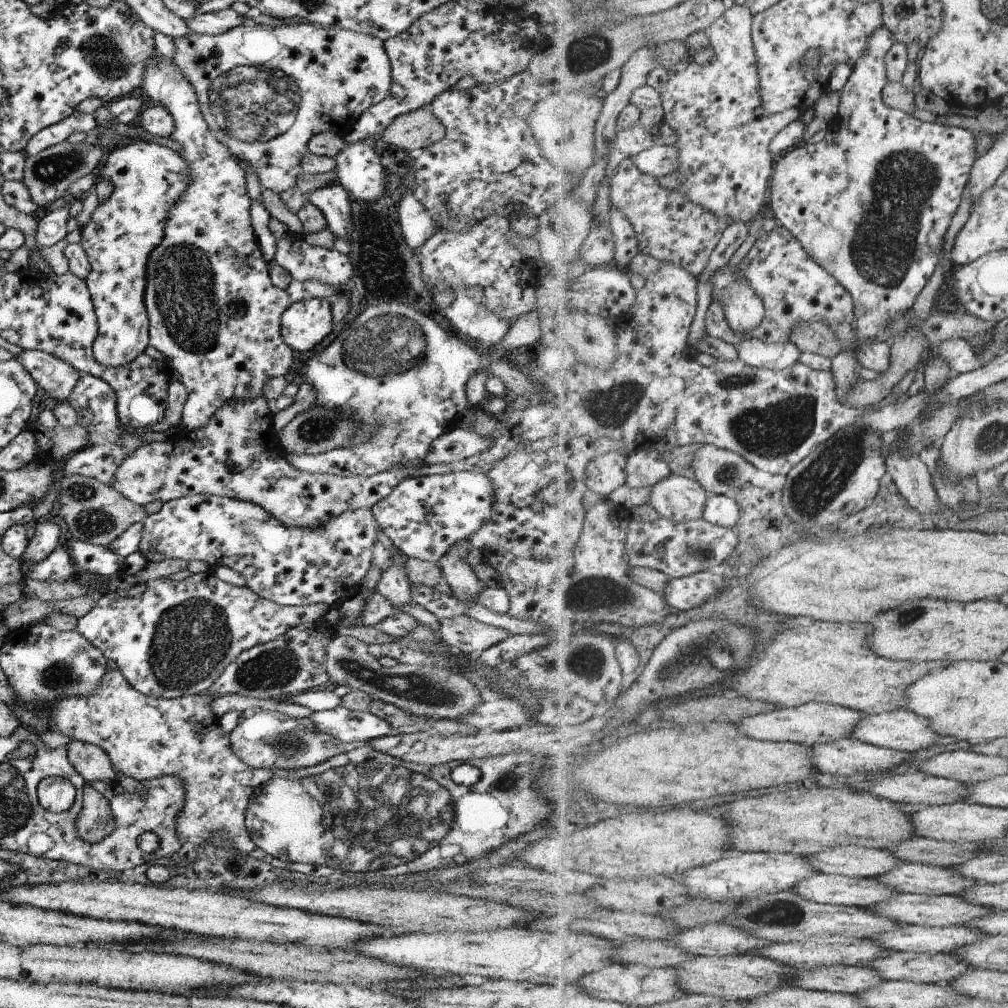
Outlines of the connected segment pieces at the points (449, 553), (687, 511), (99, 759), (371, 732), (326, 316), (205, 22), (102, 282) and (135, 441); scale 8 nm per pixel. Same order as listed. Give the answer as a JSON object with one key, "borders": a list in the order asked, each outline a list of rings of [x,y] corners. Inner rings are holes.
{"borders":[[[[461,539],[449,546],[437,562],[445,582],[450,586],[450,594],[469,606],[476,604],[475,598],[485,589],[475,570],[463,558],[470,550],[470,539]]],[[[671,474],[667,479],[653,486],[649,504],[657,510],[660,517],[677,522],[694,521],[704,518],[704,510],[709,497],[708,490],[699,481]]],[[[70,741],[65,745],[66,757],[69,764],[75,769],[75,772],[87,782],[99,781],[104,783],[113,783],[117,772],[113,770],[108,756],[98,746],[83,741]]],[[[341,705],[328,711],[313,711],[309,719],[317,730],[335,737],[347,747],[365,744],[391,732],[388,722],[373,716],[367,710],[355,712]]],[[[312,298],[288,305],[280,316],[283,342],[299,352],[309,352],[331,332],[329,299]]],[[[231,7],[217,12],[193,15],[185,22],[191,32],[200,35],[218,35],[245,23],[243,16]]],[[[140,138],[109,150],[96,170],[96,178],[106,178],[113,184],[113,191],[93,210],[89,220],[80,230],[80,247],[90,264],[84,280],[93,303],[97,332],[92,342],[93,358],[106,367],[120,367],[143,353],[148,345],[148,318],[144,307],[146,262],[149,253],[161,242],[163,229],[170,208],[187,188],[190,174],[187,163],[177,152]]],[[[80,375],[66,400],[72,409],[76,410],[76,424],[86,428],[86,443],[78,451],[71,453],[60,462],[61,474],[81,475],[89,477],[106,485],[111,485],[114,472],[125,457],[135,449],[147,444],[138,432],[126,433],[119,427],[116,415],[116,394],[113,389],[100,378],[91,375]]]]}

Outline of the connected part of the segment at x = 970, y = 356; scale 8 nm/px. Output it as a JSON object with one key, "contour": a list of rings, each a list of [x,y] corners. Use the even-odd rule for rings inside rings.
{"contour":[[[962,338],[945,340],[943,344],[939,345],[936,354],[939,354],[957,375],[970,373],[979,369],[982,365],[972,352],[971,347]]]}

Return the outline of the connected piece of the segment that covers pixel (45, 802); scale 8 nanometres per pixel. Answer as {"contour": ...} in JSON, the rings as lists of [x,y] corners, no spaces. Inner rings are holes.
{"contour":[[[45,777],[36,786],[39,806],[50,813],[66,811],[73,804],[75,789],[61,777]]]}

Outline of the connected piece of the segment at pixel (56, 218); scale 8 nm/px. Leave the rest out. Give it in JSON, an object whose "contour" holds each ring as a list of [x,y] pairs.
{"contour":[[[65,196],[60,208],[38,216],[34,236],[37,246],[51,246],[64,238],[71,228],[72,221],[67,210],[72,201],[71,196]]]}

